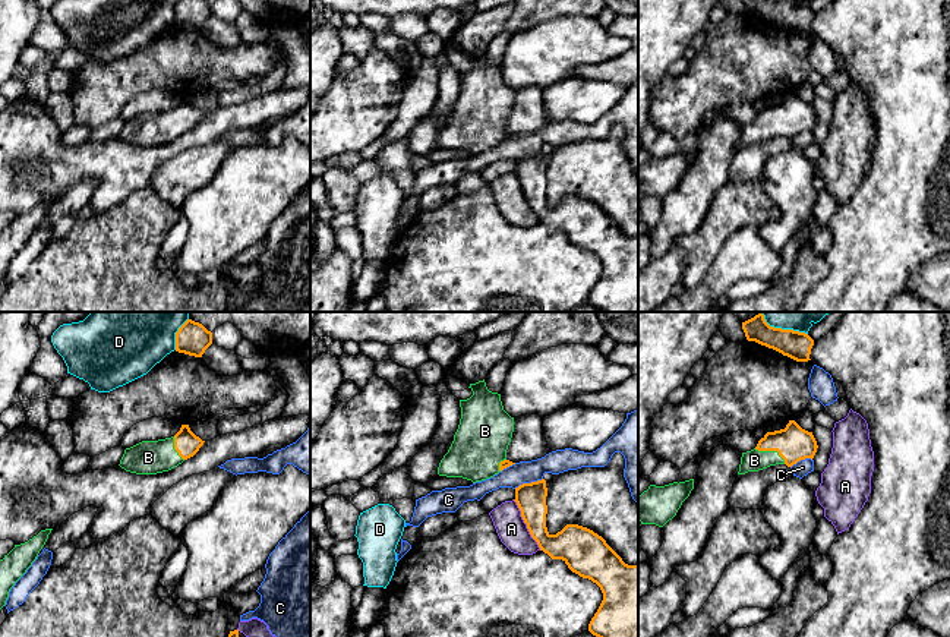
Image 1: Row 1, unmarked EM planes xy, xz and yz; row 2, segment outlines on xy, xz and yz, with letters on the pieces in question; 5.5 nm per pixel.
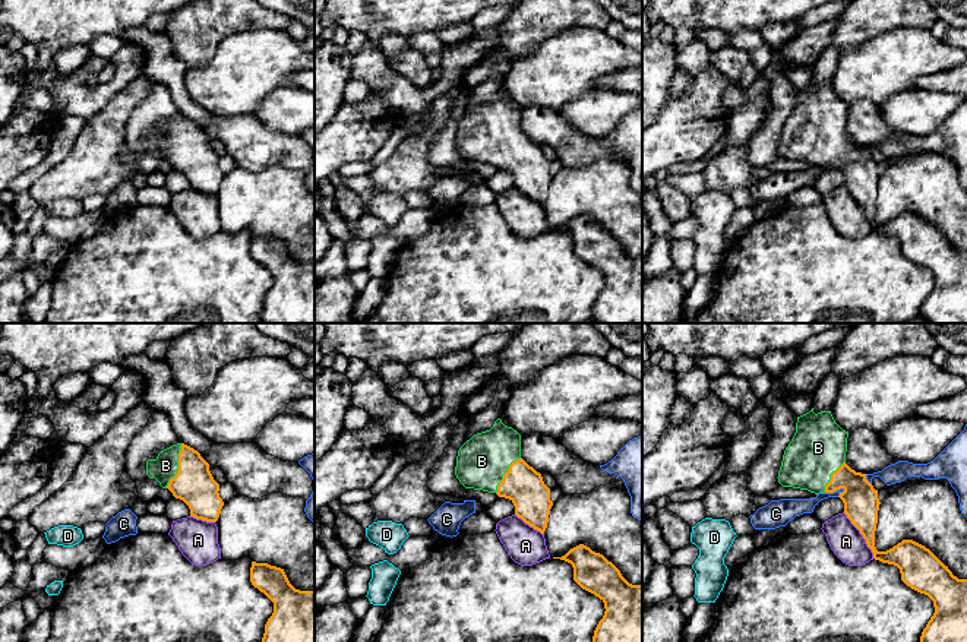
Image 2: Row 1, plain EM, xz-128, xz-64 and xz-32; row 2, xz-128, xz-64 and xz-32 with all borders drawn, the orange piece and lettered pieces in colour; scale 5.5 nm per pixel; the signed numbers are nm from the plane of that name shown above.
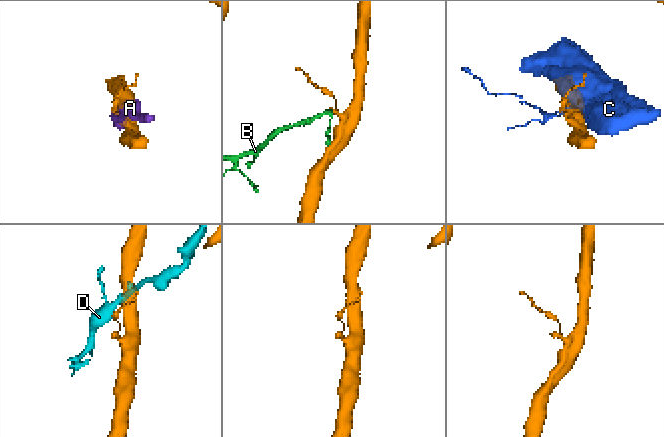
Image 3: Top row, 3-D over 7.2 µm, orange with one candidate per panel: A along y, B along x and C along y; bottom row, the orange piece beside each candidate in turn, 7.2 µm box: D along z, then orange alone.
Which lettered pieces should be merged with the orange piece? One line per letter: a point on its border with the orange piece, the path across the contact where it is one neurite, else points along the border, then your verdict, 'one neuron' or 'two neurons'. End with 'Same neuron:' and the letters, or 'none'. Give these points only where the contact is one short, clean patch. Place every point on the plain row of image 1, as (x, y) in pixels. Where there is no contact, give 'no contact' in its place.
A: contact xz (526, 195); two neurons
B: contact yz (772, 122); way yz (794, 116), (772, 122), (754, 132); one neuron
C: contact xz (527, 155); two neurons
D: contact xy (176, 10); two neurons
Same neuron: B

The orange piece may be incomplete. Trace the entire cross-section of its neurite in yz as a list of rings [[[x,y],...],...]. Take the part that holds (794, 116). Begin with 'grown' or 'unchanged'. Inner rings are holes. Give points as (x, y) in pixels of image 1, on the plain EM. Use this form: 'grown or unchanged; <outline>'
grown; [[[789,92],[785,101],[767,104],[754,122],[742,124],[738,146],[776,136],[792,139],[801,132],[812,132],[817,120],[812,104],[802,101],[795,92]]]

